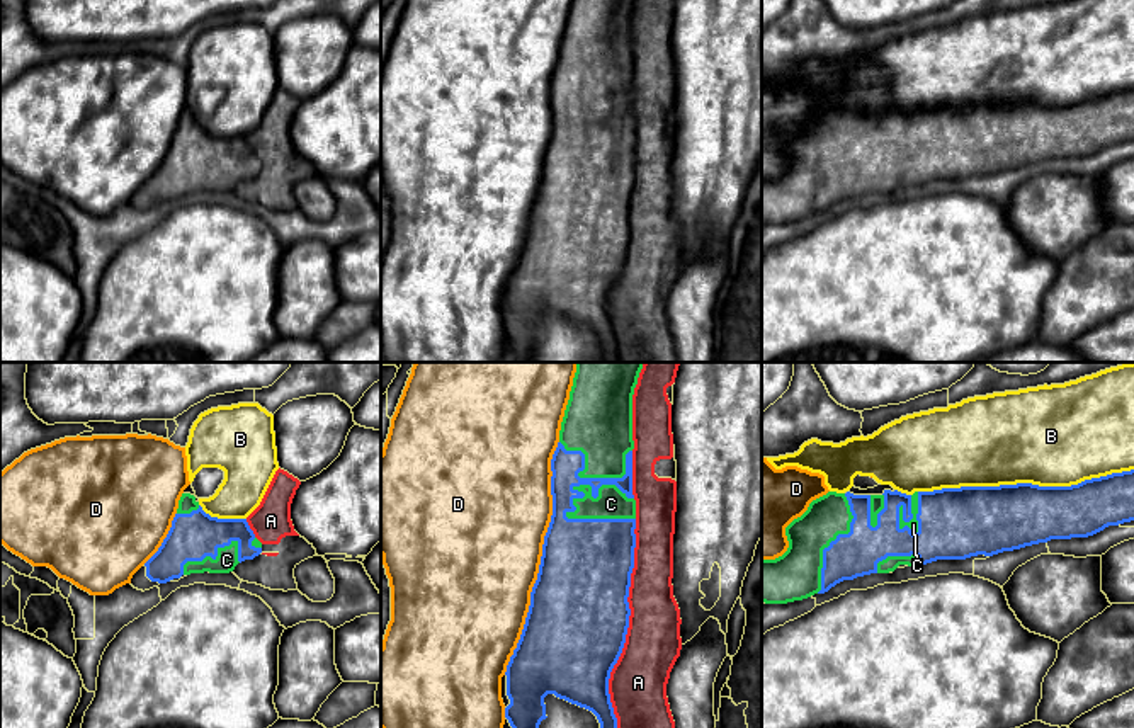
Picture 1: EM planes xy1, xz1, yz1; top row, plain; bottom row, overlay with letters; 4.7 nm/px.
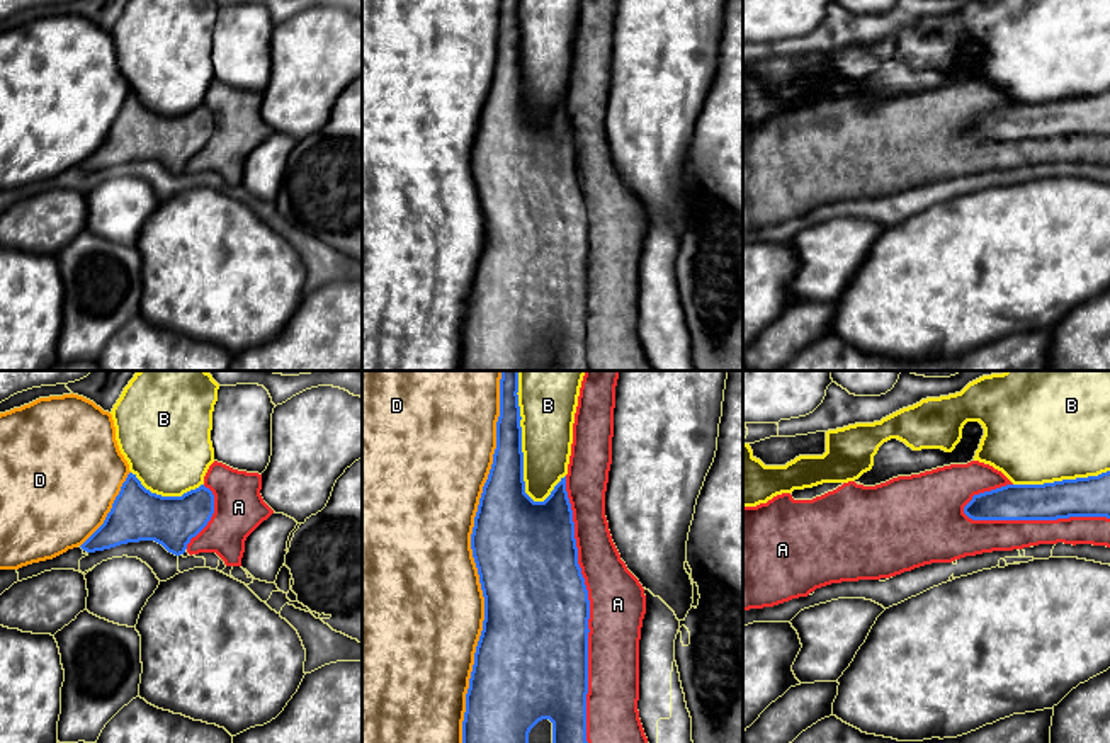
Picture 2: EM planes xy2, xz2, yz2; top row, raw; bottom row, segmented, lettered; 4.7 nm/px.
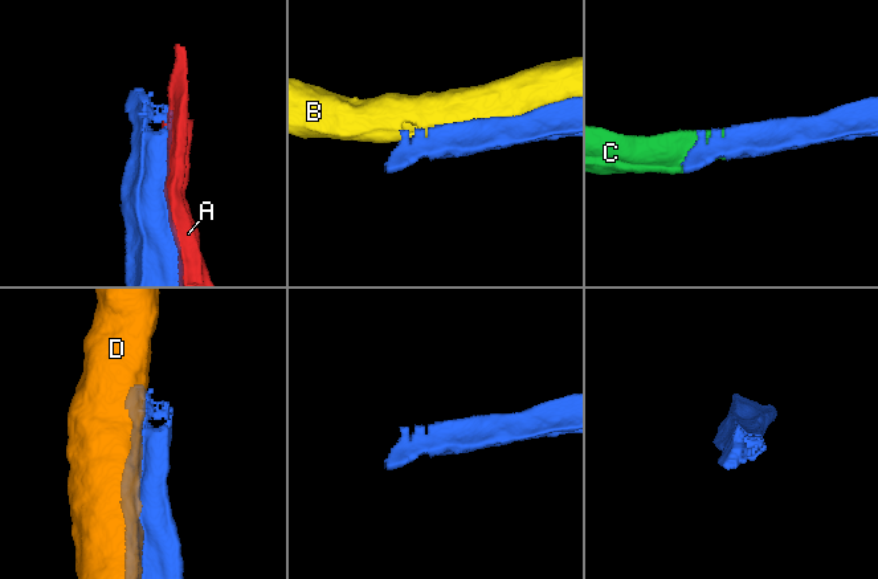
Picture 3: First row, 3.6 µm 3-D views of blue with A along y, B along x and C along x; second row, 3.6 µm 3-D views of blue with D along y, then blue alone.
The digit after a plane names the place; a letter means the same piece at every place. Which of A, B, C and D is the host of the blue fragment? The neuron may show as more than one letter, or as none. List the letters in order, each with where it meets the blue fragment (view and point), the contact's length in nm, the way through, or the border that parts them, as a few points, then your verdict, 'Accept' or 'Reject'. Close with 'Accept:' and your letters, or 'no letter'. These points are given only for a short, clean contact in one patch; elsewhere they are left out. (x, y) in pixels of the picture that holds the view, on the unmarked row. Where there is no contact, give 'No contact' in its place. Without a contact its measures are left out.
A: Touches blue at xz2 (588, 233). Shared border 1300 nm. Reject
B: Touches blue at yz1 (1026, 102). Shared border 1000 nm. Reject
C: Touches blue at xz1 (580, 138). Shared border 340 nm. Accept
D: Touches blue at xz2 (476, 186). Shared border 1750 nm. Reject
Accept: C

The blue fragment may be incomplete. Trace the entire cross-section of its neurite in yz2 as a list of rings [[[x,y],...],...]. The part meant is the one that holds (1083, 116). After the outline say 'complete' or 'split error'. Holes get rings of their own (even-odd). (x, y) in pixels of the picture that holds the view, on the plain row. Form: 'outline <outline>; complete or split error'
outline [[[1110,90],[1044,104],[1006,104],[974,114],[964,133],[972,139],[1110,138]]]; complete

